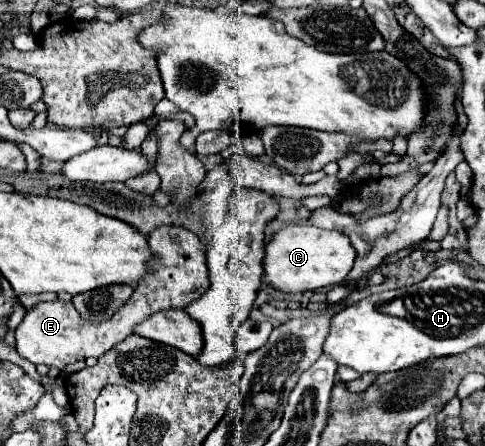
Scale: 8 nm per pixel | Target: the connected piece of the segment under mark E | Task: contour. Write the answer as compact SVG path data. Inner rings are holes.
M160 225L154 233L148 235L148 245L152 259L146 263L148 273L138 281L132 297L110 317L102 323L84 321L82 315L74 309L72 301L52 301L52 303L38 303L32 307L20 327L16 329L16 351L20 357L32 361L34 365L56 367L64 371L66 365L84 361L88 357L102 357L108 349L116 343L124 341L132 335L132 327L144 321L148 315L160 309L182 309L190 301L198 299L210 285L208 269L206 269L206 255L200 237L184 227L176 225Z

